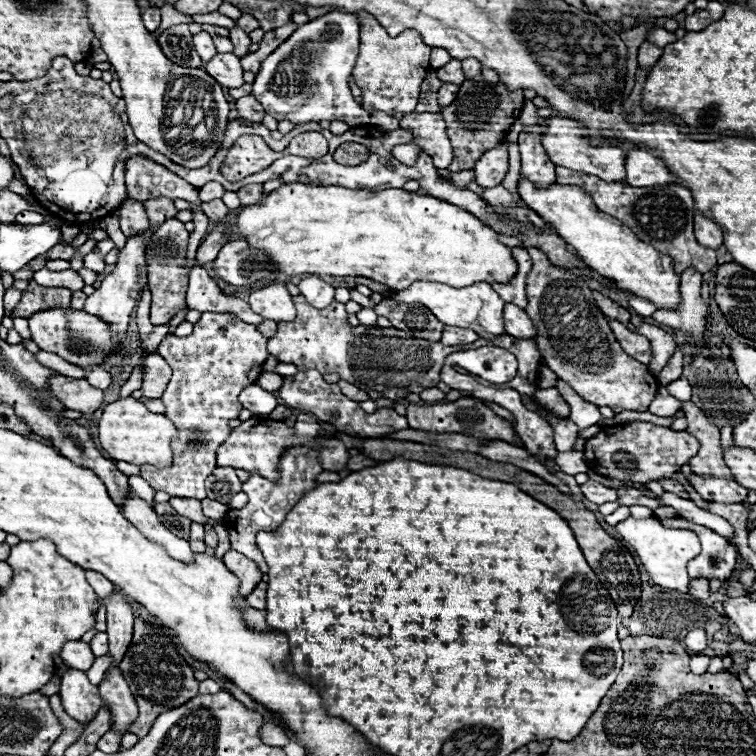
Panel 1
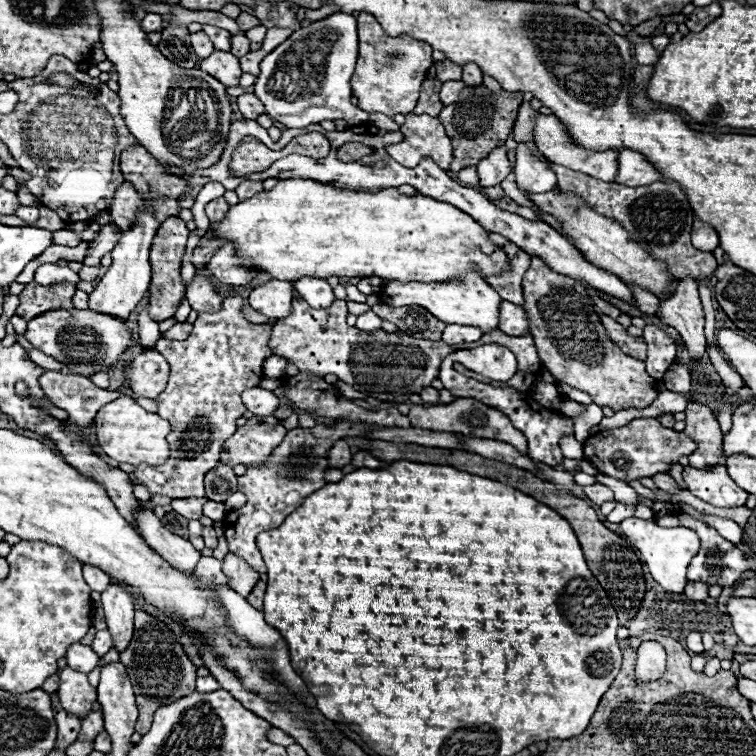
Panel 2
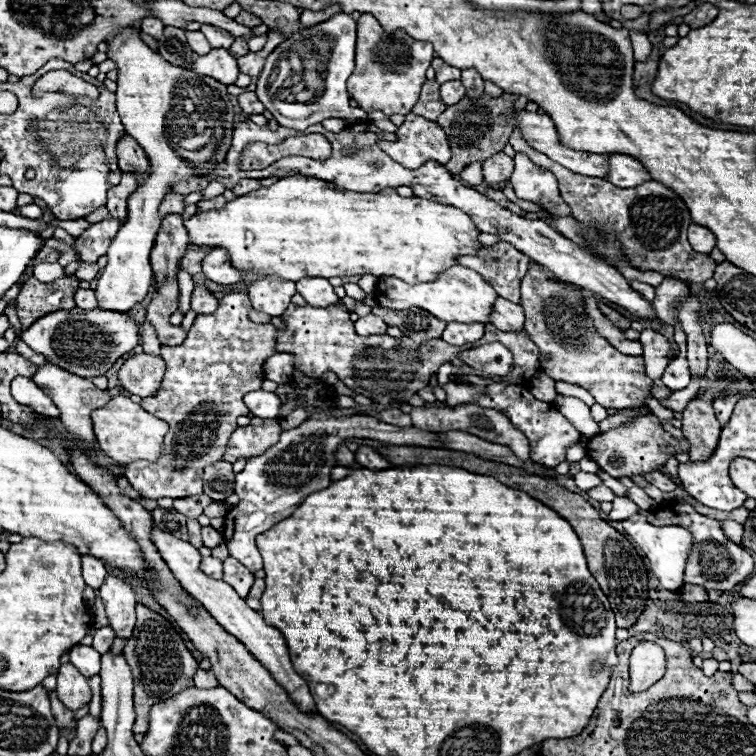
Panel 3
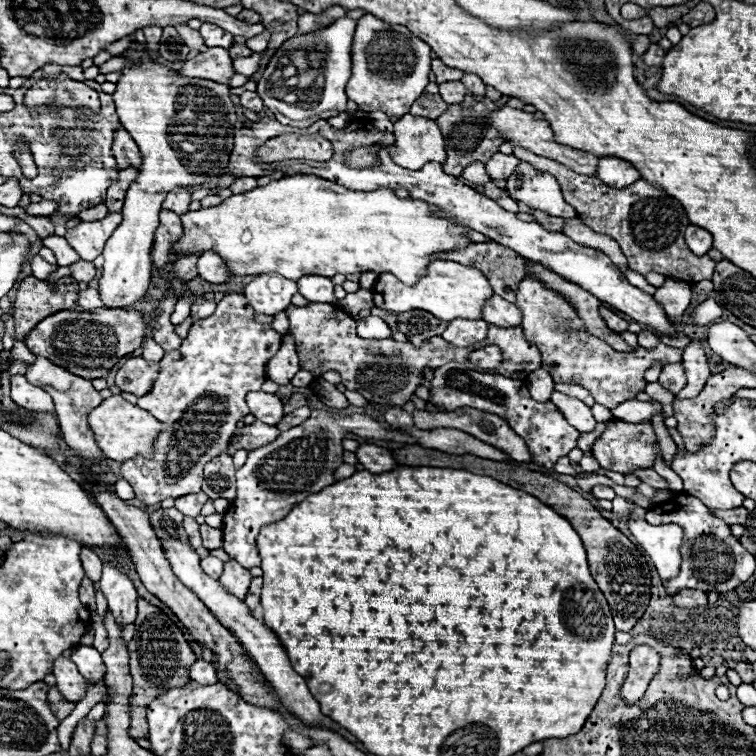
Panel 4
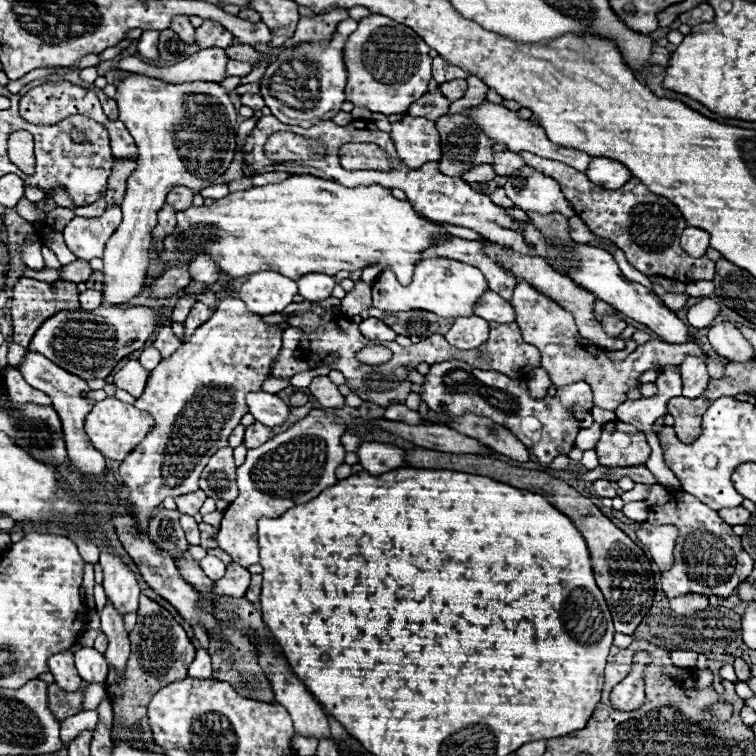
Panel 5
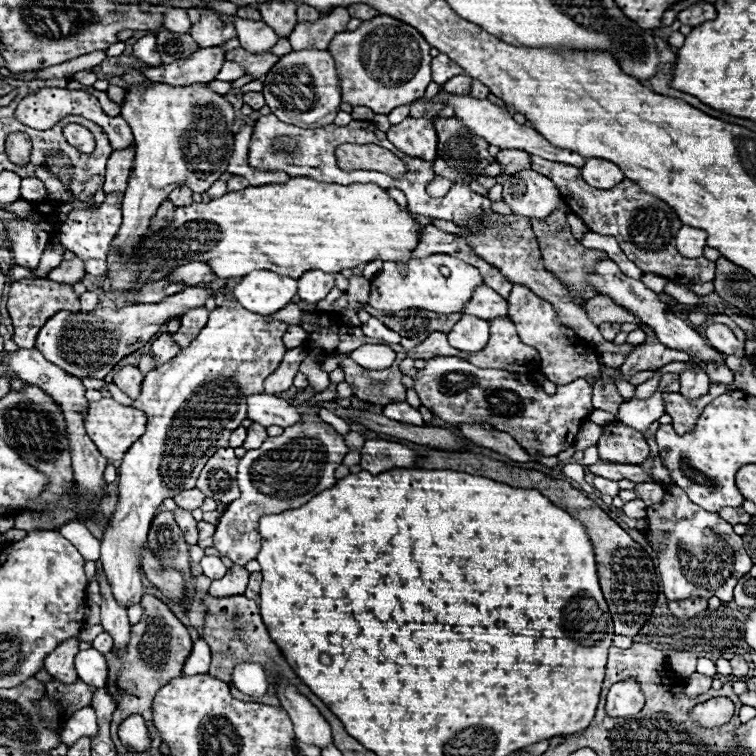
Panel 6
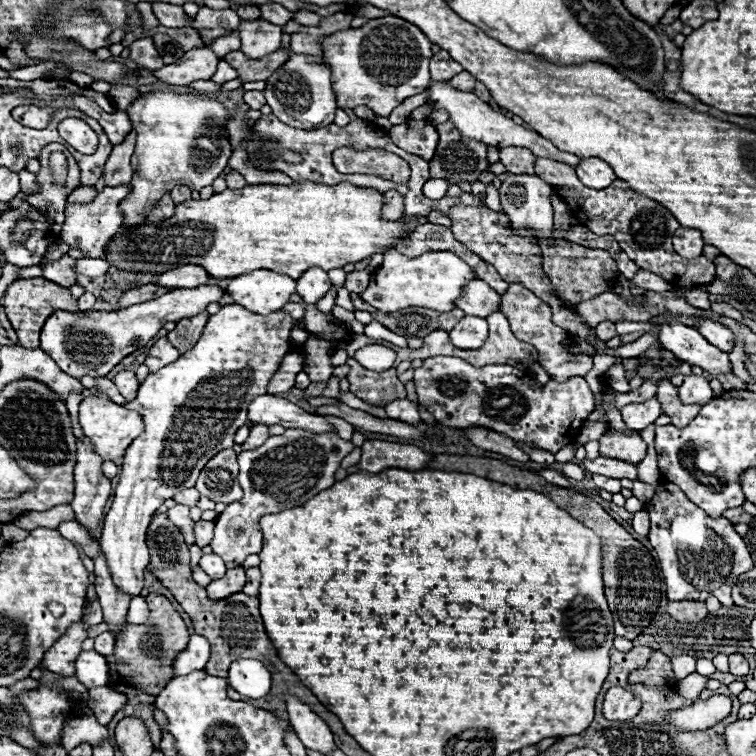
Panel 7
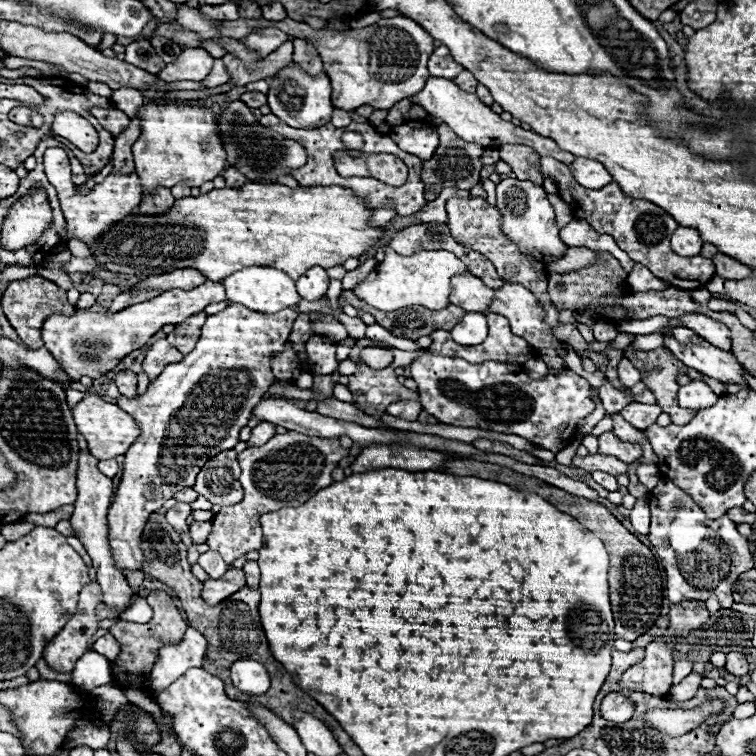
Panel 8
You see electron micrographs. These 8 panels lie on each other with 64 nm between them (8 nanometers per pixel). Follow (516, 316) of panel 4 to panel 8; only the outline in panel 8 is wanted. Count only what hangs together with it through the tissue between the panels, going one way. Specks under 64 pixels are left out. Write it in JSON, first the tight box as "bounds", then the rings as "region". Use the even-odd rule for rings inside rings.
{"bounds":[450,274,494,312],"region":[[[472,274],[452,278],[454,294],[450,296],[450,304],[464,308],[466,312],[486,312],[492,302],[494,290],[488,288],[480,278]]]}

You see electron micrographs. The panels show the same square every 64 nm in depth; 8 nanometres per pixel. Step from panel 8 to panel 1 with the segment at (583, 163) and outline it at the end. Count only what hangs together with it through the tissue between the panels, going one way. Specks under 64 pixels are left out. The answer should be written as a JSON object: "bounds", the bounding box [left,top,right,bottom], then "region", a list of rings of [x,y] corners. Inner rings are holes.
{"bounds":[626,148,684,186],"region":[[[636,148],[626,158],[626,182],[630,186],[658,186],[658,184],[684,184],[678,180],[658,156],[650,150]]]}

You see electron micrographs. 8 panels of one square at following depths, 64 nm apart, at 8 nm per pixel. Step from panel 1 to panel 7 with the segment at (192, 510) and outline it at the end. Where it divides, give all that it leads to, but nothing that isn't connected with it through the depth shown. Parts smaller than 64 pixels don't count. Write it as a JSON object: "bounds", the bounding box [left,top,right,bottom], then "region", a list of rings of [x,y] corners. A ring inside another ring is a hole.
{"bounds":[174,488,200,508],"region":[[[186,488],[184,492],[178,492],[178,494],[174,496],[174,500],[176,500],[178,504],[184,504],[184,506],[188,506],[188,508],[194,508],[194,506],[198,504],[198,500],[200,500],[200,492],[198,492],[196,488]]]}

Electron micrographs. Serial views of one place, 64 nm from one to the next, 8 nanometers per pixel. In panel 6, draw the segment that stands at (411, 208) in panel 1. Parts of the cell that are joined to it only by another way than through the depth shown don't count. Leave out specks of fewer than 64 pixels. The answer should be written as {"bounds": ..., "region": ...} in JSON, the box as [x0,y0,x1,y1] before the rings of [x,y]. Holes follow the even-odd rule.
{"bounds":[138,176,420,278],"region":[[[300,176],[290,178],[286,184],[250,186],[238,192],[226,192],[208,204],[194,202],[190,206],[176,208],[174,222],[158,234],[150,232],[138,254],[142,264],[156,266],[164,272],[196,260],[208,262],[218,278],[238,278],[254,270],[274,270],[282,276],[300,278],[308,272],[308,268],[320,268],[322,272],[336,274],[378,258],[400,264],[400,272],[404,272],[404,264],[408,264],[412,258],[412,248],[416,248],[420,240],[420,228],[420,222],[414,220],[406,208],[400,208],[388,192],[376,184],[340,186]]]}

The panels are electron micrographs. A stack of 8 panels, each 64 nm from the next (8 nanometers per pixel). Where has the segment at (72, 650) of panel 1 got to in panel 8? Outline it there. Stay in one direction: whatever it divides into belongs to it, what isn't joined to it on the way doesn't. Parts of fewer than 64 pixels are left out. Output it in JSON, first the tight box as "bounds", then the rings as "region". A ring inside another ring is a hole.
{"bounds":[72,650,110,690],"region":[[[88,650],[78,658],[76,668],[72,672],[72,680],[82,690],[92,690],[110,682],[110,662],[98,652]]]}

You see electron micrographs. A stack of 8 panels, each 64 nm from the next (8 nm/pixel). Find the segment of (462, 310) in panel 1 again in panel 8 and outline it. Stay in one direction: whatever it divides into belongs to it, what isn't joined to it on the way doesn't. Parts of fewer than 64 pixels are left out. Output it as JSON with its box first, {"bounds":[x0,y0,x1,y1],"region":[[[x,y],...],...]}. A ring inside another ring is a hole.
{"bounds":[354,246,468,312],"region":[[[390,246],[384,248],[386,258],[368,274],[368,278],[354,288],[354,294],[366,304],[382,310],[394,312],[406,306],[424,306],[428,310],[444,310],[452,296],[452,276],[468,272],[466,264],[458,260],[448,250],[420,250],[412,256],[396,254]]]}

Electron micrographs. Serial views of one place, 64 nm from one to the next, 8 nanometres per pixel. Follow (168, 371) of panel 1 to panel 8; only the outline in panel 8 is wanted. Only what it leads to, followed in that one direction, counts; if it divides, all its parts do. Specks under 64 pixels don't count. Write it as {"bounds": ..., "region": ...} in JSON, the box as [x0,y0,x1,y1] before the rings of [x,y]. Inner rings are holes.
{"bounds":[116,370,136,398],"region":[[[122,370],[116,374],[116,386],[122,396],[126,398],[136,398],[136,372],[132,370]]]}

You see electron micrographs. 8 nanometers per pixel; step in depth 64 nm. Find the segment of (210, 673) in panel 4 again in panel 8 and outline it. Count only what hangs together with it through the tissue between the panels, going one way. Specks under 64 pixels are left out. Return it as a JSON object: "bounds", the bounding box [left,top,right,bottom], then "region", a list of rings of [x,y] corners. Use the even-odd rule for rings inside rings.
{"bounds":[148,628,206,696],"region":[[[194,628],[186,630],[184,640],[178,646],[164,646],[148,678],[152,692],[158,696],[164,688],[168,688],[168,684],[172,684],[172,680],[180,678],[188,668],[202,666],[206,650],[206,638]]]}

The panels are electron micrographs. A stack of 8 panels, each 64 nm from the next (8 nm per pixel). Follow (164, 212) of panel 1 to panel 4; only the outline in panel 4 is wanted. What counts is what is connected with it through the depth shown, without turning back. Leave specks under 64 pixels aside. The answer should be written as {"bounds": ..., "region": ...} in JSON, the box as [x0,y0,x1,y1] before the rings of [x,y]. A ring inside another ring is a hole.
{"bounds":[162,188,192,214],"region":[[[174,188],[172,192],[168,192],[162,208],[168,208],[168,210],[172,210],[176,214],[184,214],[184,212],[188,212],[190,202],[192,202],[190,192],[186,192],[184,188]]]}

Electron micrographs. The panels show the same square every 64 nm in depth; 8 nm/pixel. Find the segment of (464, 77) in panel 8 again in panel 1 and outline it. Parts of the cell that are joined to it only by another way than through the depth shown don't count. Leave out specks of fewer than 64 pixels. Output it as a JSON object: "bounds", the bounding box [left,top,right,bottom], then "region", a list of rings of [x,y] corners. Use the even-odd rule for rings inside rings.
{"bounds":[438,84,458,108],"region":[[[444,84],[444,86],[438,90],[438,104],[440,104],[442,108],[446,108],[448,104],[454,102],[456,92],[458,92],[458,86],[456,86],[456,84]]]}

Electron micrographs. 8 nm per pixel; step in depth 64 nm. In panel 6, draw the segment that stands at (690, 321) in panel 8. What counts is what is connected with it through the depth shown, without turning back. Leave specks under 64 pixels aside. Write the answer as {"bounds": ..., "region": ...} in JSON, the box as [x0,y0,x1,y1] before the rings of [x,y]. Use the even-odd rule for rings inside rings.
{"bounds":[706,324,746,356],"region":[[[710,324],[706,328],[706,338],[712,348],[716,348],[724,356],[746,356],[744,344],[738,342],[736,334],[724,324]]]}

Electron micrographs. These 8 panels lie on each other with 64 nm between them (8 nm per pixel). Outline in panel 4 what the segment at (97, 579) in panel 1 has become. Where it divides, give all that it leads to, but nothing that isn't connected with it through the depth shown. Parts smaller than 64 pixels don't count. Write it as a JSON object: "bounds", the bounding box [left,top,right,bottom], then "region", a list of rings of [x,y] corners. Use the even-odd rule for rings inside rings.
{"bounds":[80,548,102,584],"region":[[[84,548],[80,556],[82,556],[82,566],[86,570],[86,578],[92,580],[92,584],[96,584],[100,580],[100,576],[102,576],[102,560],[100,560],[100,556],[96,552],[92,552],[90,548]]]}

